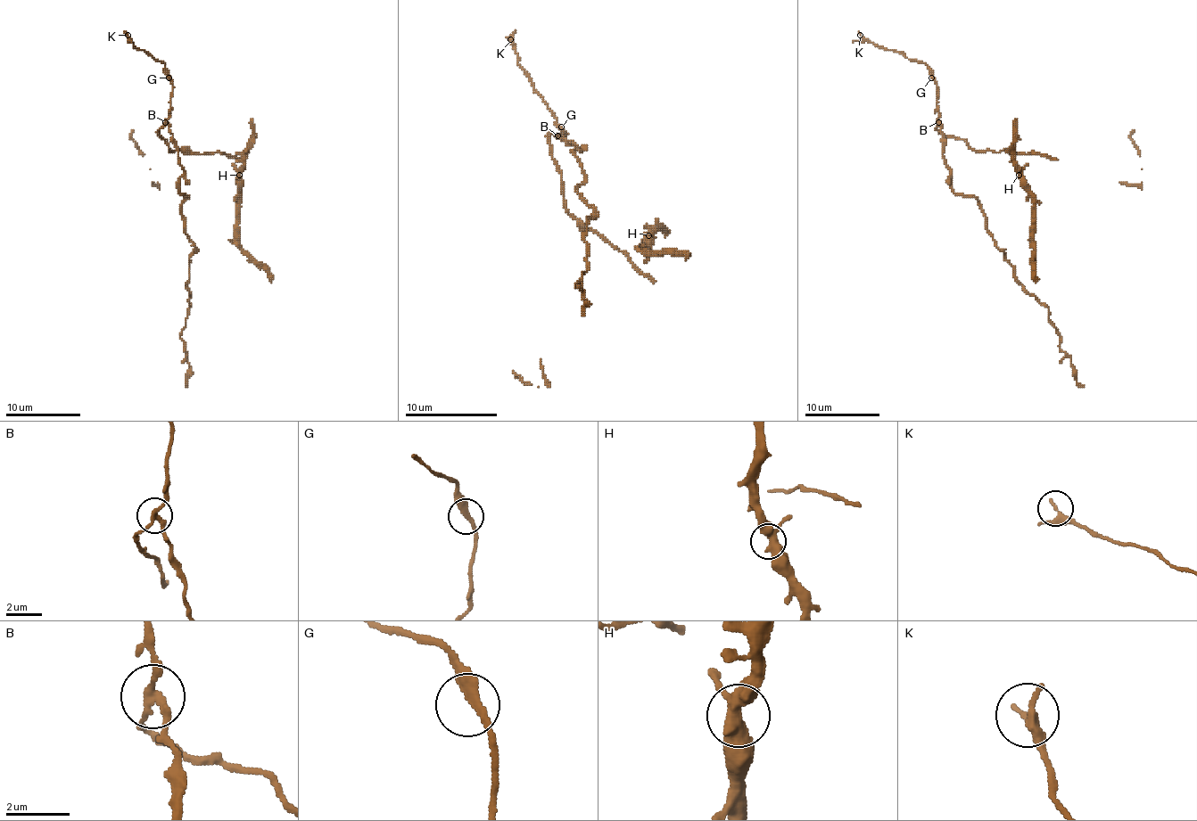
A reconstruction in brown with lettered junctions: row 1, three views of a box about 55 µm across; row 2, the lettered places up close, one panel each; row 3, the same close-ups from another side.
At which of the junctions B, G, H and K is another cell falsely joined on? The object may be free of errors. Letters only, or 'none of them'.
B

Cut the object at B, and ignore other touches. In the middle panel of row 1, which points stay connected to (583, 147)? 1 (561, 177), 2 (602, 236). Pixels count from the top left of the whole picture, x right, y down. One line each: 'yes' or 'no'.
1: no
2: no

